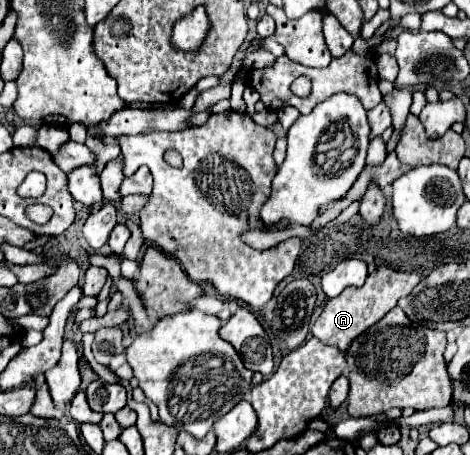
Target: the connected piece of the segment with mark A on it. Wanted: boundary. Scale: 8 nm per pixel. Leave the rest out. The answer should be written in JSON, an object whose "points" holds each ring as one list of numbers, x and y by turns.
{"points":[[377,267,373,273,369,273,367,281,363,287,347,287,343,289,341,295,333,297,327,301,323,313,317,317,317,321,311,327,311,333,327,343,337,347,343,355,347,353,347,349,351,347,351,343,363,333,367,331,367,327,375,325,379,319,383,319,401,297,407,297,413,287,421,281,419,273,405,273,405,271,395,271,389,267]]}

